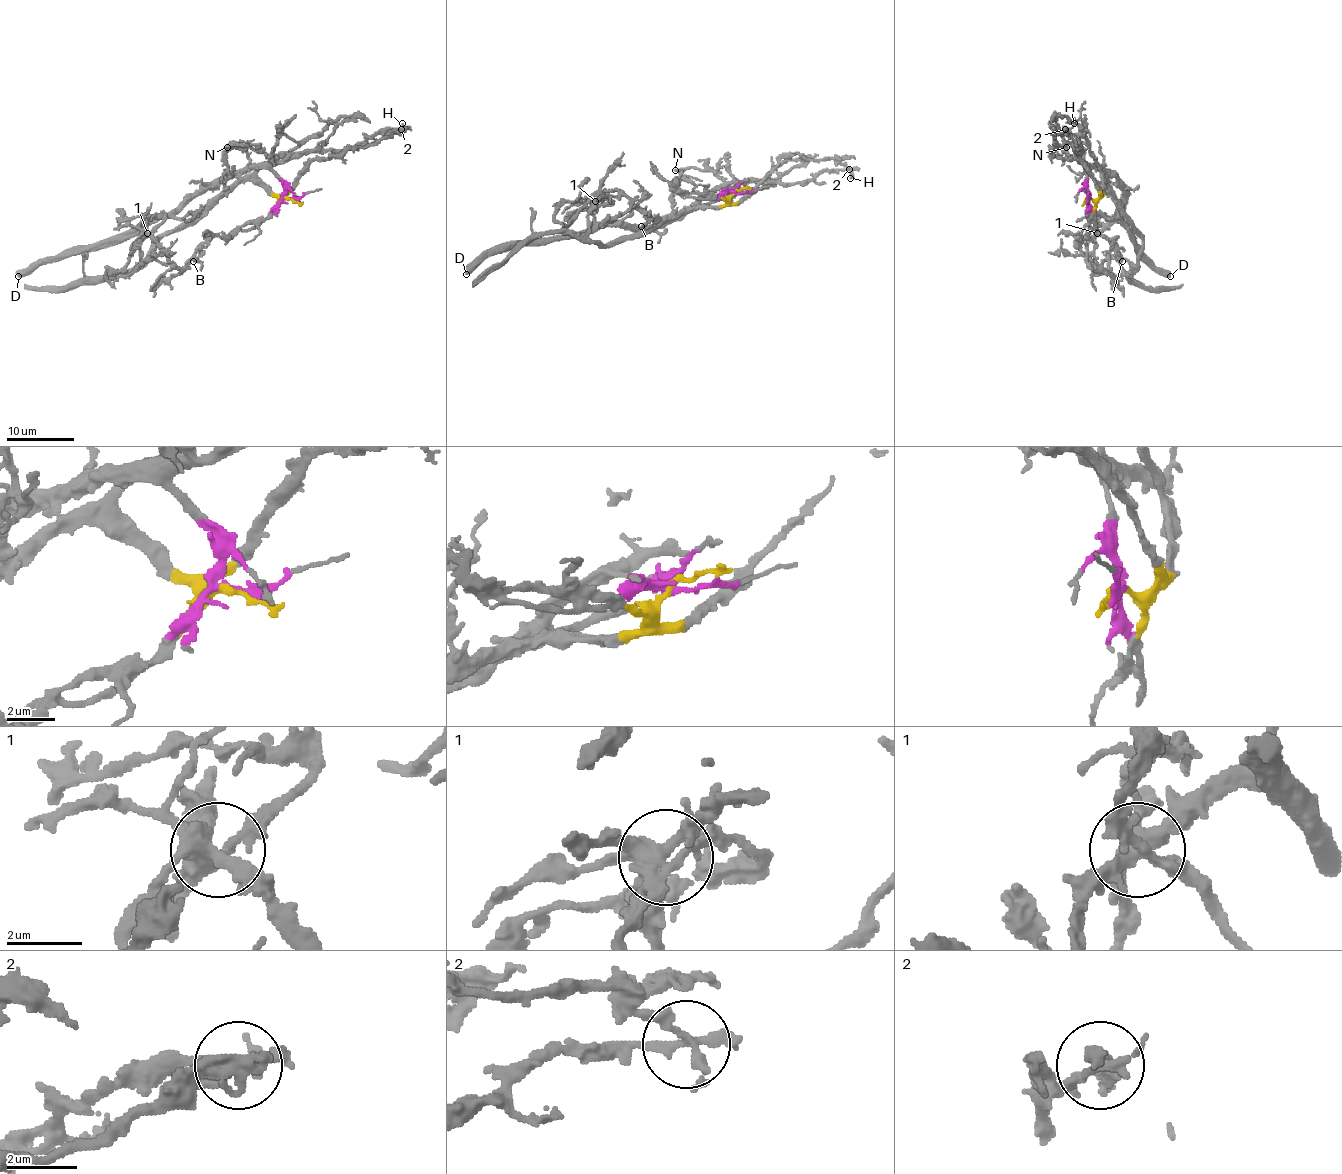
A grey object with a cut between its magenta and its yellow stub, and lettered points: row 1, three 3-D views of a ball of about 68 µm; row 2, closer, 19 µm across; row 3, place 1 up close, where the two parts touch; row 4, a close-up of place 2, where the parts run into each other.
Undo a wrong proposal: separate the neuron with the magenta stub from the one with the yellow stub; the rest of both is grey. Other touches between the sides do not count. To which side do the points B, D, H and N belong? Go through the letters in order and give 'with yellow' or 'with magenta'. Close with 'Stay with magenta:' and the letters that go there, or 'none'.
B: with magenta
D: with magenta
H: with yellow
N: with magenta
Stay with magenta: B, D, N

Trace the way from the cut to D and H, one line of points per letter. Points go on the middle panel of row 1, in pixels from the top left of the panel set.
D: (733, 193), (715, 189), (701, 194), (648, 226), (597, 226), (570, 236), (520, 241), (486, 253), (466, 273)
H: (733, 193), (730, 199), (737, 203), (779, 161), (797, 154), (807, 159), (839, 159), (849, 169), (849, 178)

